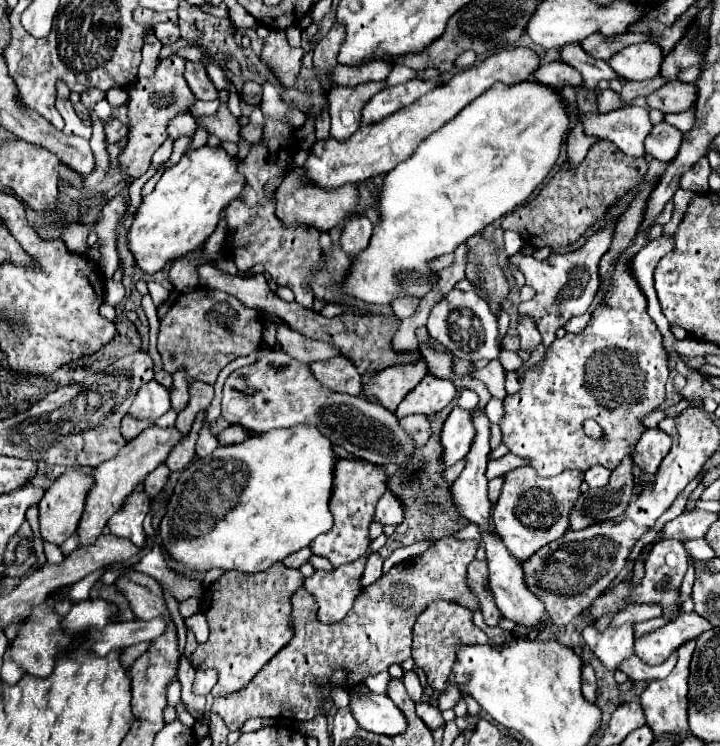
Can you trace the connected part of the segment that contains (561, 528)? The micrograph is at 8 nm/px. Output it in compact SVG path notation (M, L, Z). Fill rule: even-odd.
M521 466L503 474L501 496L493 506L493 522L495 532L517 560L527 560L543 544L569 530L569 512L581 496L581 484L581 470L565 470L559 476L539 478L531 466Z

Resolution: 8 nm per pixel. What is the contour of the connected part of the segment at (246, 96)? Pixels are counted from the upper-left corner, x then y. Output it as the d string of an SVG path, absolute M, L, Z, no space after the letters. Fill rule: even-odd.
M245 82L243 90L241 90L243 100L245 100L247 104L253 104L253 106L261 102L261 92L263 92L263 88L261 88L261 84L257 84L257 82Z

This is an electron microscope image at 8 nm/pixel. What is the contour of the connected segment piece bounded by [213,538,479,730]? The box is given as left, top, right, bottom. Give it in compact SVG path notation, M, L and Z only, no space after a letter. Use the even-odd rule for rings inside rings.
M441 538L437 540L425 554L417 558L409 558L397 566L393 566L385 576L381 576L371 588L363 588L359 598L355 598L353 608L349 614L333 626L321 624L317 620L317 603L315 598L305 590L297 590L291 598L293 602L293 628L295 636L289 640L289 644L275 654L275 660L267 662L267 668L247 684L247 688L227 694L223 698L215 698L213 710L219 712L219 716L225 720L229 730L239 730L245 720L249 718L291 718L297 722L315 718L317 712L323 712L329 716L333 708L331 690L335 686L339 688L357 688L363 684L369 676L375 676L383 670L387 670L391 664L401 664L407 658L411 658L411 646L413 646L413 624L419 612L427 608L433 600L451 600L461 606L467 606L469 610L479 608L479 600L465 584L465 572L467 564L475 558L477 542L475 540L457 540L457 538Z

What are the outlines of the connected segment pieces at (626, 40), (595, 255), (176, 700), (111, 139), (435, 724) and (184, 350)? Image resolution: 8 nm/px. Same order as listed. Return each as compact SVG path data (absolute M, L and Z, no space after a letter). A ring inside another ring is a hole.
M593 32L591 36L587 36L581 42L581 48L585 52L589 52L591 56L597 56L599 60L609 60L613 54L621 52L623 48L637 44L637 42L645 42L645 40L651 40L651 36L645 32L639 32L639 34L623 32L623 34L615 34L615 36L605 36L601 32Z
M611 218L607 222L607 226L603 226L601 230L597 230L579 250L575 252L567 252L567 254L557 254L553 252L547 260L535 260L533 256L521 256L515 254L511 256L511 262L519 264L521 272L527 278L527 286L531 286L535 290L535 296L527 302L519 304L519 316L529 316L533 318L537 330L543 336L543 348L545 352L551 348L553 340L557 338L557 330L561 326L567 324L567 320L571 320L573 316L585 314L587 308L591 306L595 292L599 288L599 260L603 256L603 252L607 252L607 248L611 246L613 234L615 234L615 226L617 226L619 218Z
M171 680L171 682L167 684L167 688L165 688L165 696L167 696L167 706L177 708L179 704L183 704L183 700L181 700L181 684L179 684L179 680Z
M109 120L105 122L105 134L107 134L107 144L117 144L121 138L125 138L127 126L123 126L119 120Z
M417 702L416 704L417 716L419 716L425 724L429 724L431 730L435 730L435 728L439 728L439 726L445 724L443 718L439 716L439 708L437 708L437 706L431 706L431 704L427 704L427 702Z
M201 286L195 292L185 292L185 294L177 296L173 308L161 320L157 350L163 356L163 370L167 370L169 374L173 374L179 366L185 366L187 380L197 378L201 382L214 385L225 364L229 364L237 356L249 354L261 342L261 330L263 330L263 320L257 314L257 310L239 304L239 300L235 300L235 296L231 296L227 292ZM221 300L227 300L231 304L231 308L239 314L237 320L233 324L229 324L229 328L211 324L205 318L205 314L215 306L215 302L221 302Z

